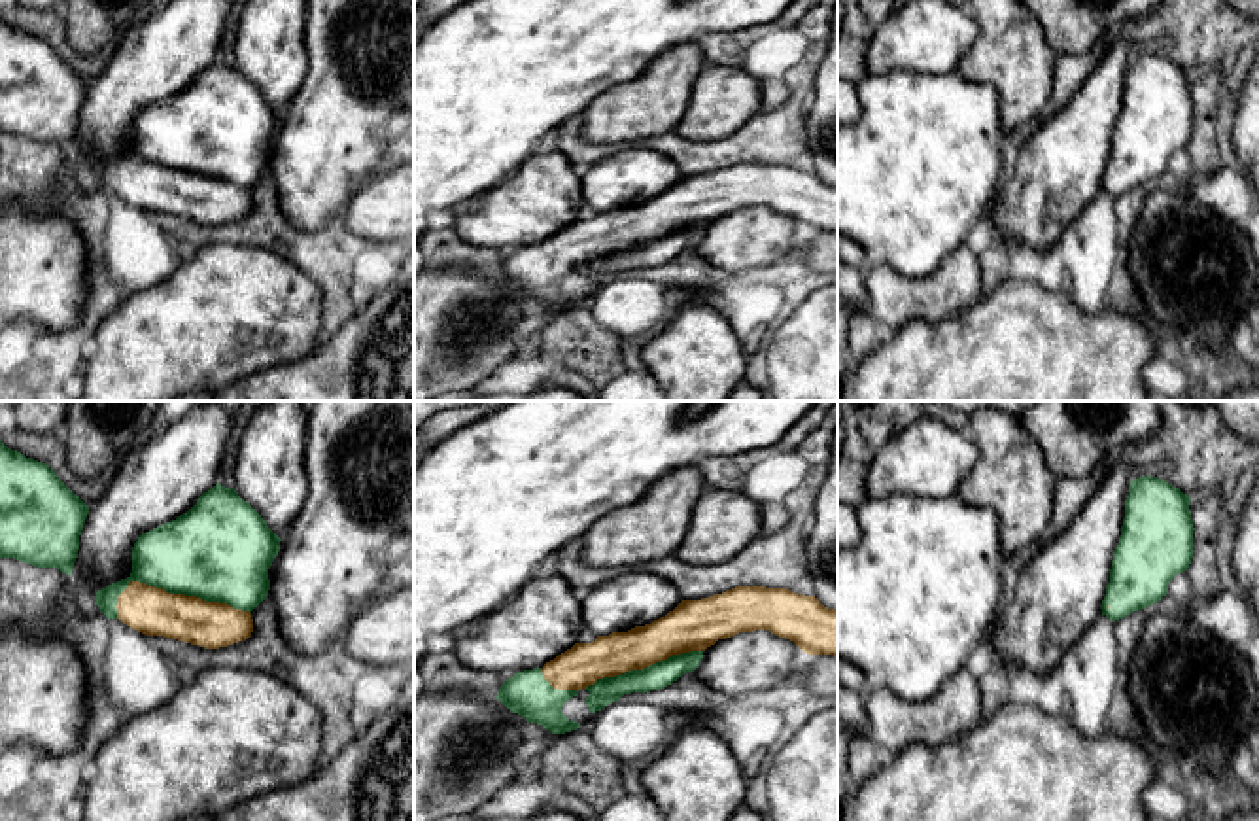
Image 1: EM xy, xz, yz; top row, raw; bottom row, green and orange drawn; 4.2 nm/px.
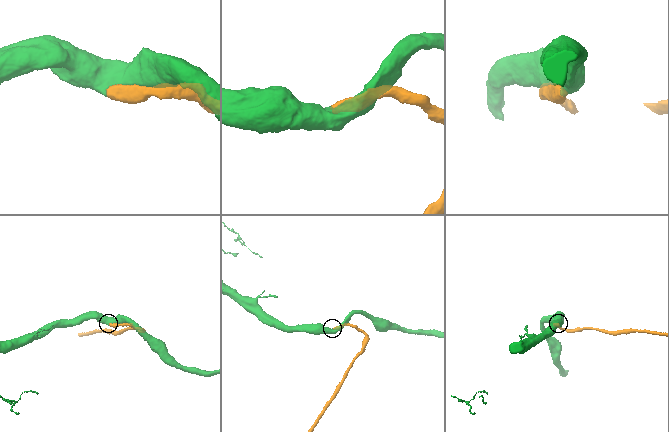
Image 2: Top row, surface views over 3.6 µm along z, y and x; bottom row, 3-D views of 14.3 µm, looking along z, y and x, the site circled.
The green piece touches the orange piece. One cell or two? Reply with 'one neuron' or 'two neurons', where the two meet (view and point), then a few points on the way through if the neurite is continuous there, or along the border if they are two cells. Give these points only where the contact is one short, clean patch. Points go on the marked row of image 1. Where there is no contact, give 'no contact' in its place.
one neuron; meets green in xy at (178, 593)

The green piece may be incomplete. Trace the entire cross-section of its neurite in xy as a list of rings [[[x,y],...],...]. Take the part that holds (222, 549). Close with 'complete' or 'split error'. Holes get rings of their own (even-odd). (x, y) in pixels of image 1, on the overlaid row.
[[[217,482],[187,513],[142,533],[132,547],[132,573],[98,590],[95,602],[108,619],[146,636],[227,647],[251,636],[251,611],[270,590],[268,569],[280,541],[234,488]]]; split error

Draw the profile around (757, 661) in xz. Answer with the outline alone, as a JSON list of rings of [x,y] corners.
[[[769,630],[739,632],[703,651],[696,675],[711,689],[739,698],[777,687],[802,672],[819,696],[837,696],[837,656],[807,655]]]

